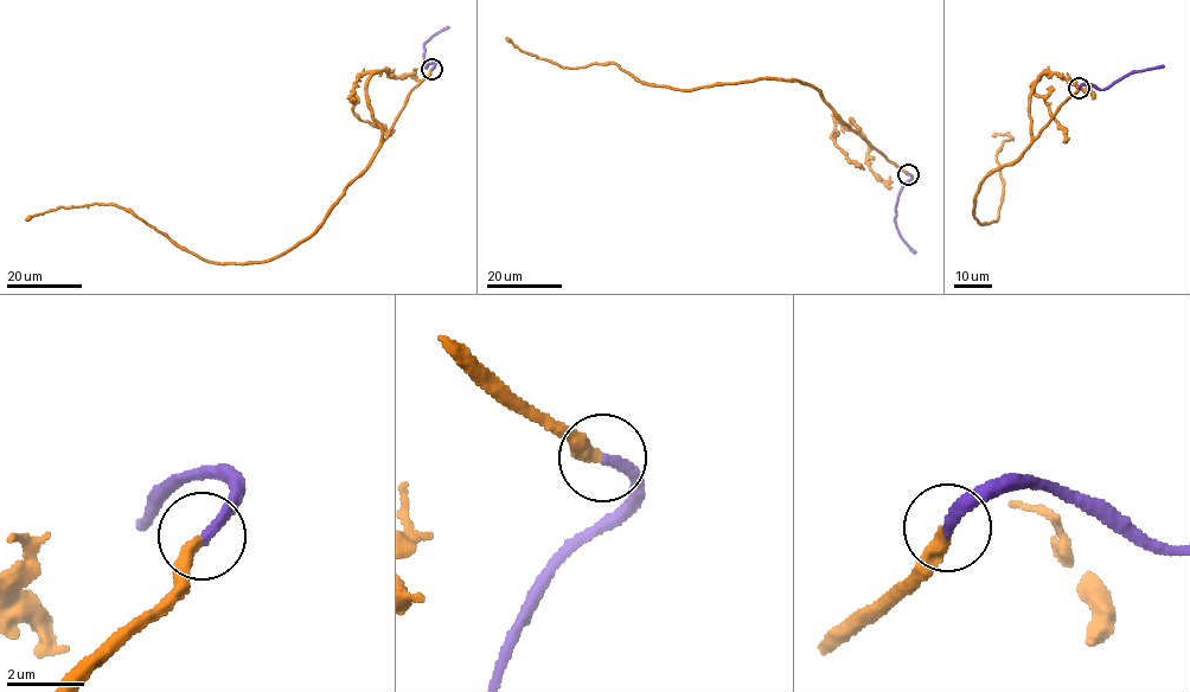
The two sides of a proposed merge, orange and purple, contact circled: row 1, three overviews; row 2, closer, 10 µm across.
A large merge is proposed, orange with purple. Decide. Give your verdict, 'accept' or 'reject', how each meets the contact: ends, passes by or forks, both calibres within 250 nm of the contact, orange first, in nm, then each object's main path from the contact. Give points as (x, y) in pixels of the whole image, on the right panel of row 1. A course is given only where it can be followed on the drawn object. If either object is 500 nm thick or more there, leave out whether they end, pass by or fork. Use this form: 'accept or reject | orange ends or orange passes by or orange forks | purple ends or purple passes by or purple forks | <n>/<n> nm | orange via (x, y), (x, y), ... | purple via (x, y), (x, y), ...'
accept | orange ends | purple ends | 320/280 nm | orange via (1079, 88), (984, 180), (973, 206), (980, 224), (997, 218), (996, 159), (1012, 138), (992, 135) | purple via (1079, 87), (1089, 83), (1105, 89), (1131, 72), (1164, 65)

